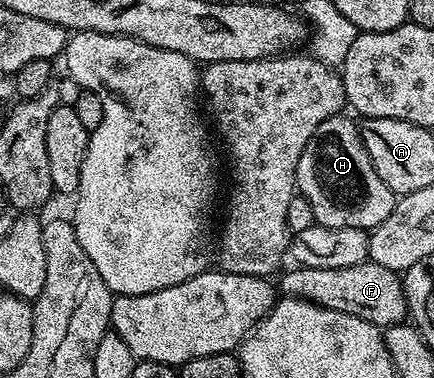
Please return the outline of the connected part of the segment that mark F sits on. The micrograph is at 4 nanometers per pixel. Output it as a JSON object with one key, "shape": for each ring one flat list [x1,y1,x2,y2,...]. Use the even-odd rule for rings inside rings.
{"shape":[[366,261,350,268,296,266,291,269,285,269,278,281,279,293,288,298,300,298,327,310,353,314,378,328,399,326,409,317,401,275,390,268,382,268,382,264]]}

